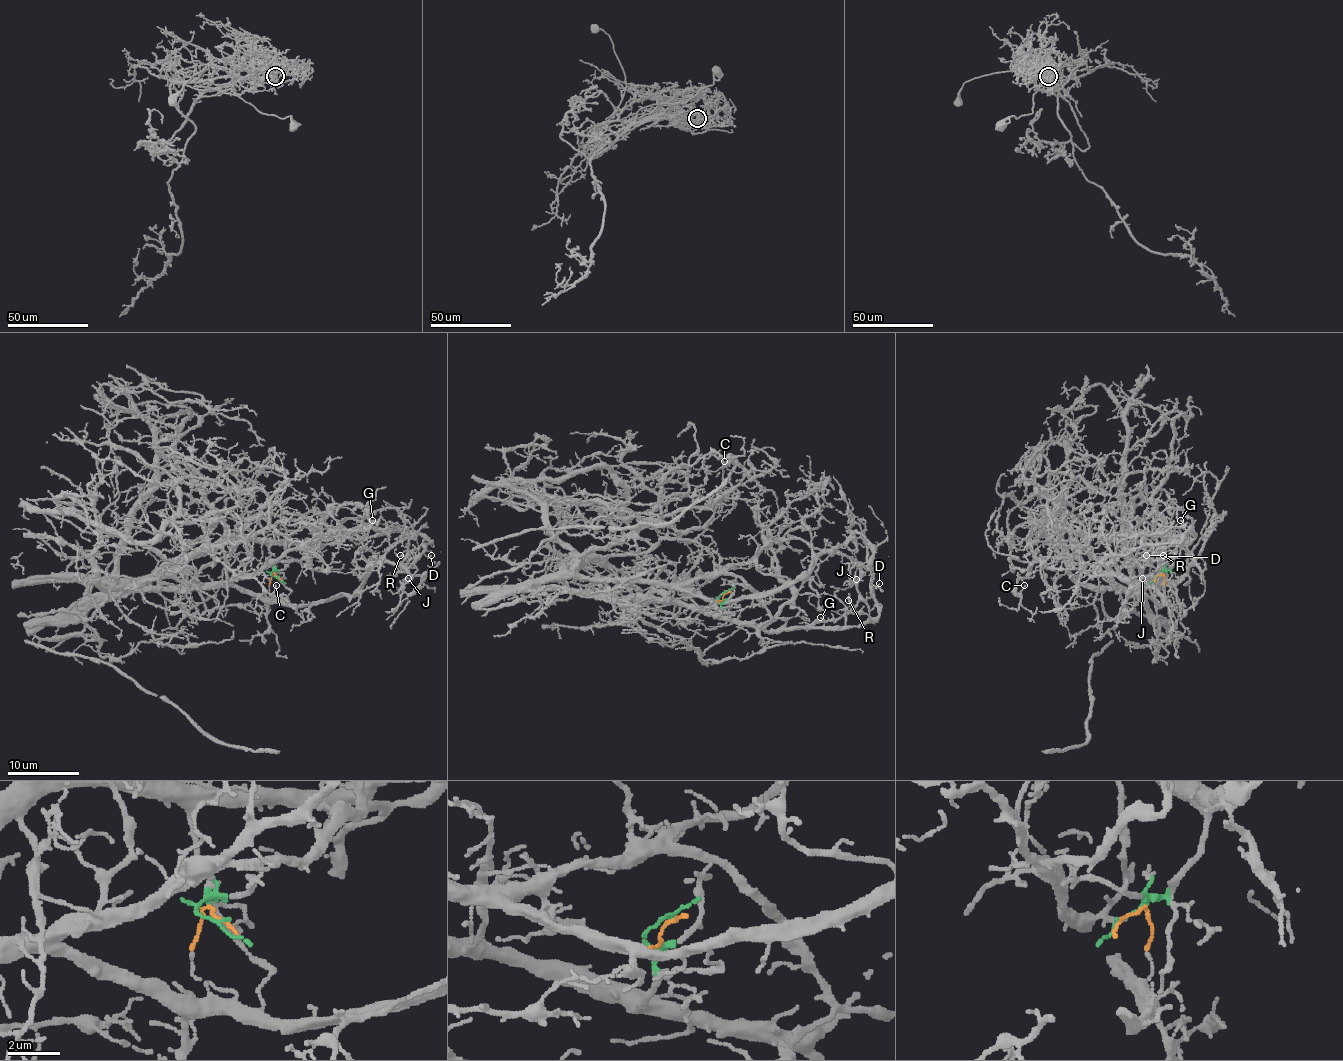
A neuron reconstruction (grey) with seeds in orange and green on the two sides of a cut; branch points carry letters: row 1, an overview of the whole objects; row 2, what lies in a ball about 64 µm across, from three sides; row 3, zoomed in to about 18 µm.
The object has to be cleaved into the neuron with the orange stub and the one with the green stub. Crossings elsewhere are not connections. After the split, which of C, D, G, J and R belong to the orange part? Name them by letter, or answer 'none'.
C, J

